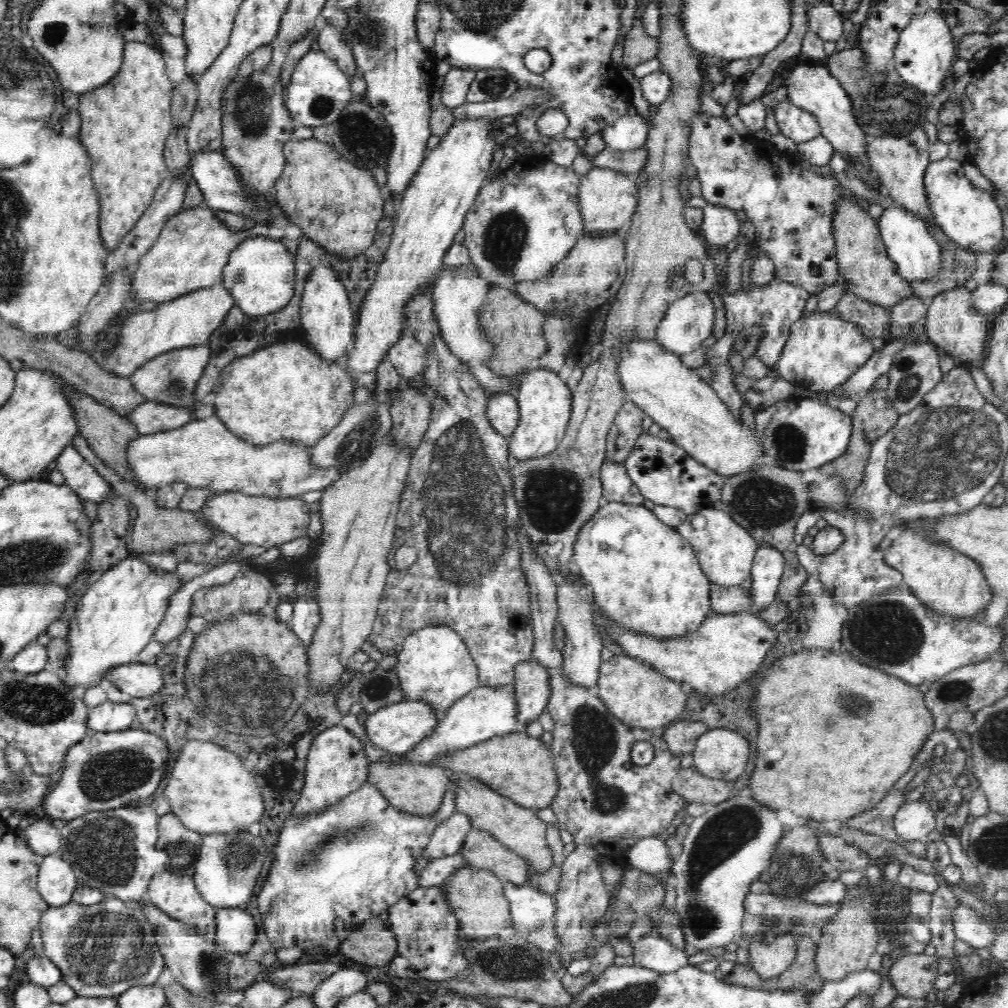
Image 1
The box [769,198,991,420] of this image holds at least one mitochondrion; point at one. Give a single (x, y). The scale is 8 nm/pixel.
(908, 386)

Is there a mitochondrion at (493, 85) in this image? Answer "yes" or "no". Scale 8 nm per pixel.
yes

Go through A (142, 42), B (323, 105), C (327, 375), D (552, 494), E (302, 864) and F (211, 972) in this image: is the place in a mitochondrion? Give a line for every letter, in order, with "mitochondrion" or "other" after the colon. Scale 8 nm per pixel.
A: other
B: mitochondrion
C: other
D: mitochondrion
E: mitochondrion
F: mitochondrion

